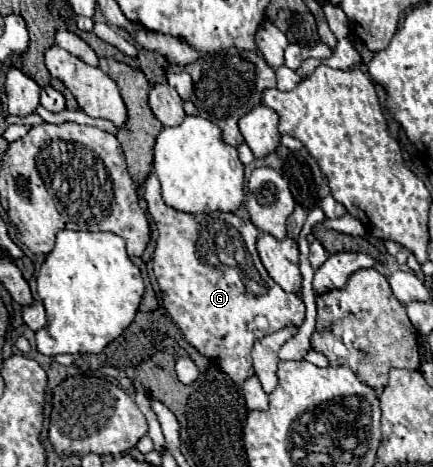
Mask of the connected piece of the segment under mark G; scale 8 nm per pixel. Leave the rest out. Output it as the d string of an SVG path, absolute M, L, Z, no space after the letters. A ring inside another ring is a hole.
M153 172L143 182L143 198L159 232L153 270L165 310L189 344L203 356L217 360L215 364L233 382L243 384L251 372L249 350L253 342L289 324L301 326L305 318L303 300L293 292L285 292L267 274L255 250L259 230L249 220L223 212L177 212L161 200L159 180ZM257 316L267 318L267 328L255 326Z

